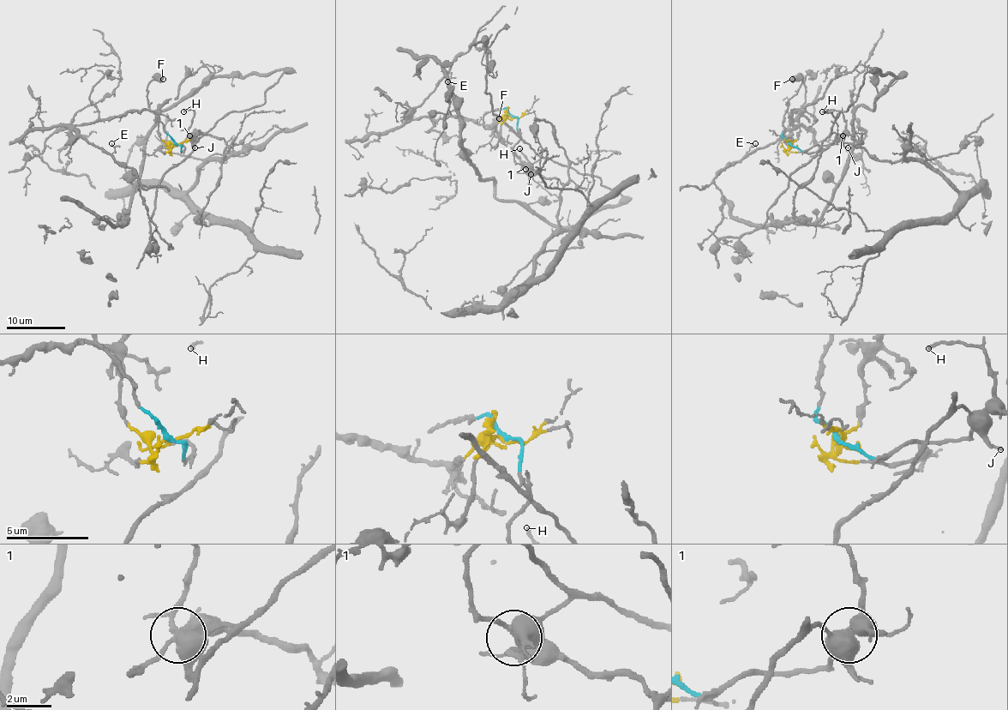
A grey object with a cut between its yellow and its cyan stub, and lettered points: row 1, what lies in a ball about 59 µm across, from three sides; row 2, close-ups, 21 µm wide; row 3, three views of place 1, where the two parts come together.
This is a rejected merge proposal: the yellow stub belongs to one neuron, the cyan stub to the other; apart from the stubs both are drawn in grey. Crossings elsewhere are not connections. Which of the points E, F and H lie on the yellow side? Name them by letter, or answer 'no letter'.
E

